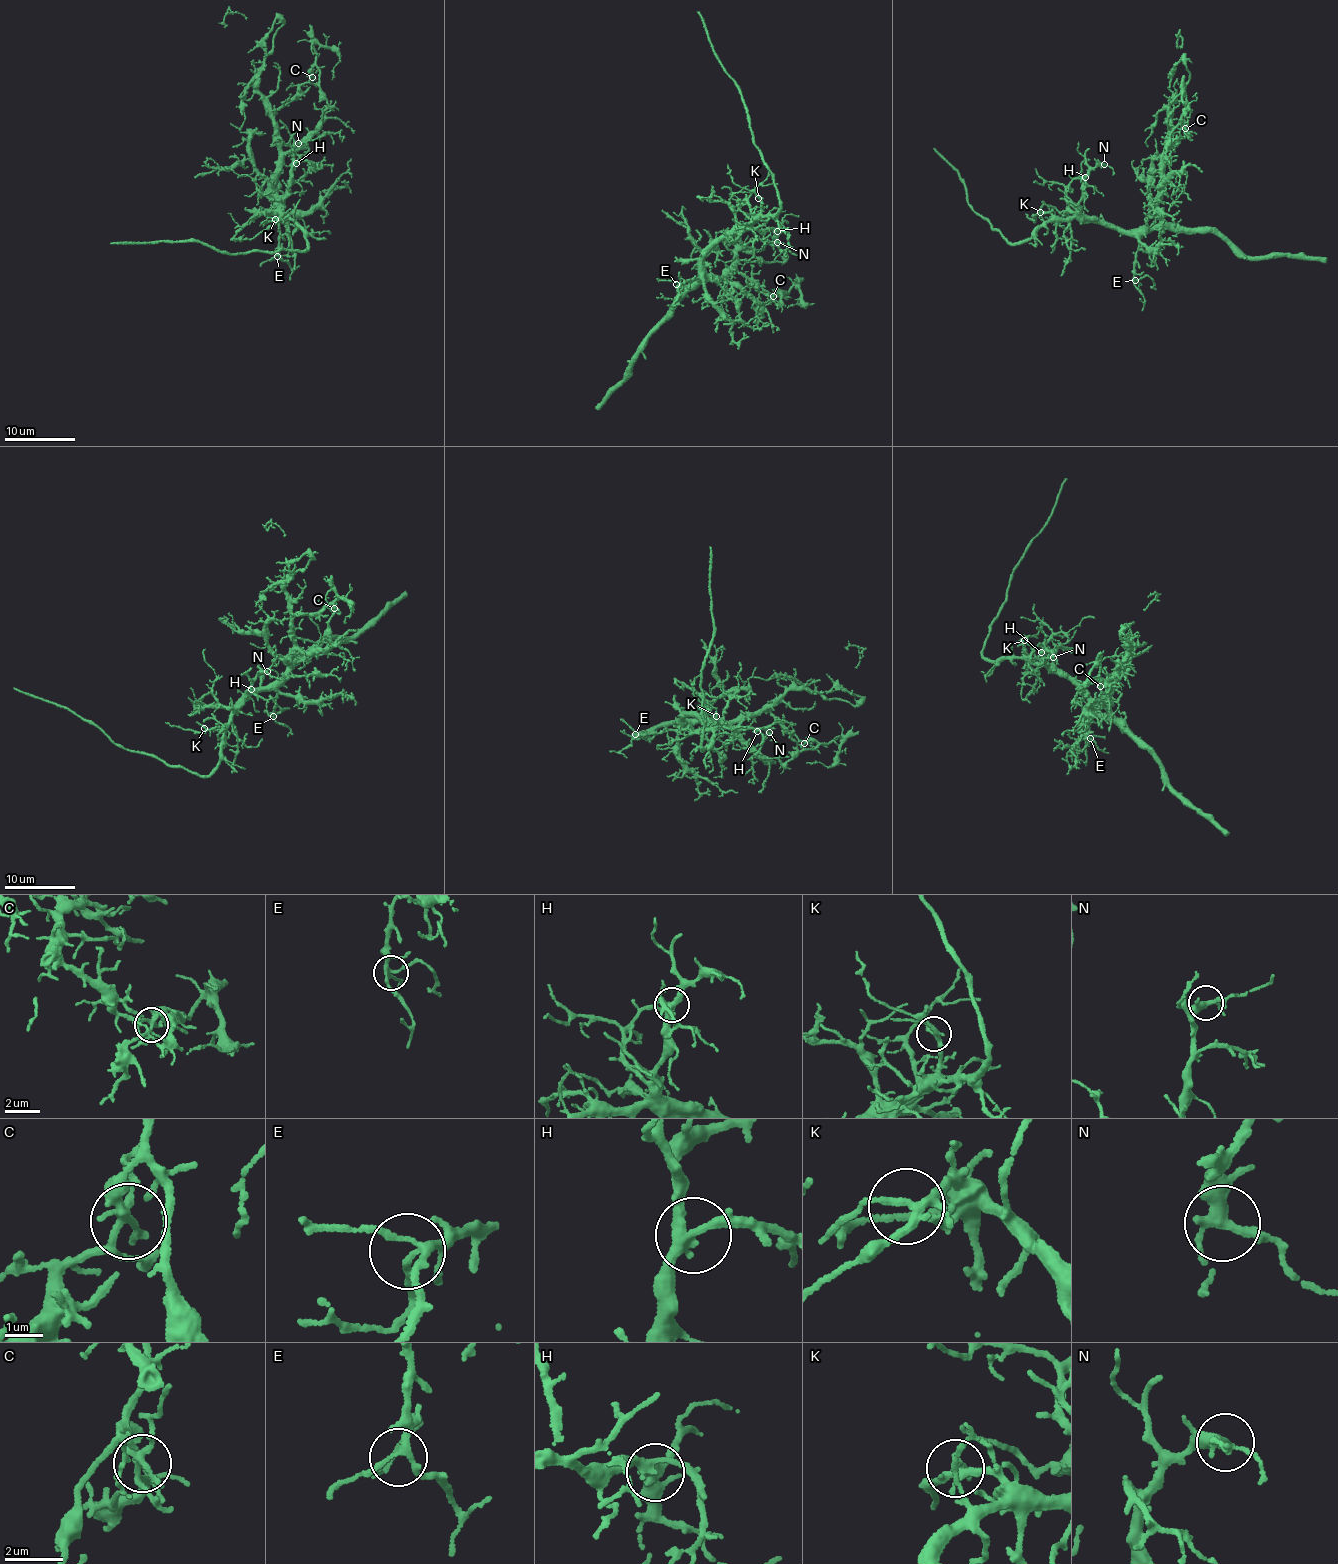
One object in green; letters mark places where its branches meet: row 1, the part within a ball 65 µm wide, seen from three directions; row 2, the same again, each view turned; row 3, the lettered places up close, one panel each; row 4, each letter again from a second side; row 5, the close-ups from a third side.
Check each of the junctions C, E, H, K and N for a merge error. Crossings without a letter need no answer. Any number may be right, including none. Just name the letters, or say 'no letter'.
C

